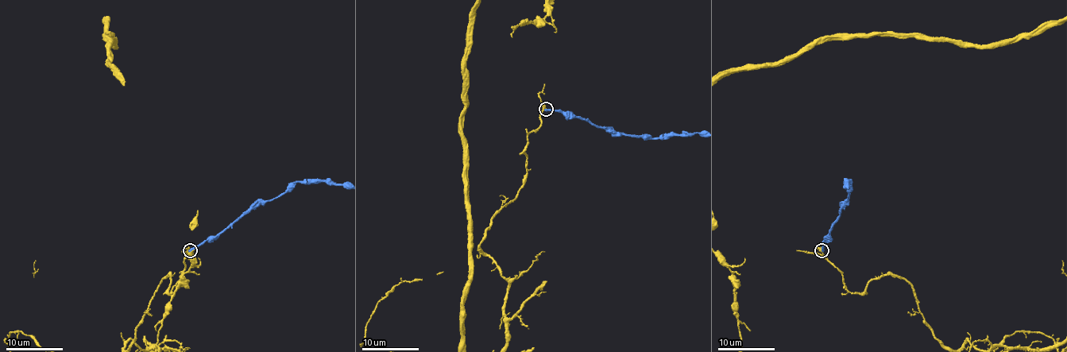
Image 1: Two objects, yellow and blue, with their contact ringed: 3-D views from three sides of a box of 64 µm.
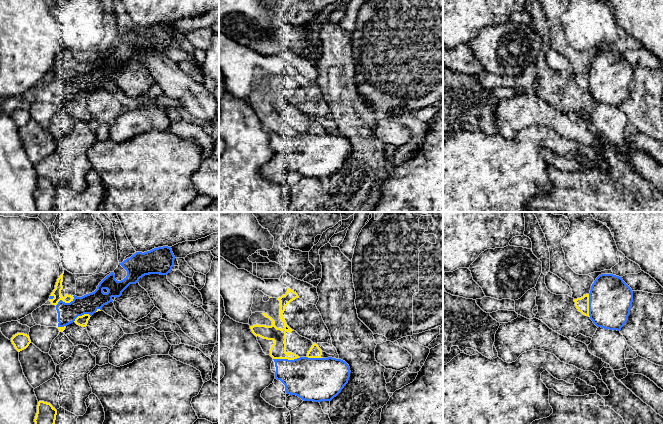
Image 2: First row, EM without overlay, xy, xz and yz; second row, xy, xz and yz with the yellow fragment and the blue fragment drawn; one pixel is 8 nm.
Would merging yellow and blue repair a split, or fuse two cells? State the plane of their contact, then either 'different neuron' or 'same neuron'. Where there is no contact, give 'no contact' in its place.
contact in xz; different neuron

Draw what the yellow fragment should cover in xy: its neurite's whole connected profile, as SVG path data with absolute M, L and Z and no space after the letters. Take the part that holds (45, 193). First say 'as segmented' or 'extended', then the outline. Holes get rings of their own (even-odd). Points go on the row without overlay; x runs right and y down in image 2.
as segmented | M38 178L34 198L39 212L56 212L54 208L56 191L57 186L50 179Z

